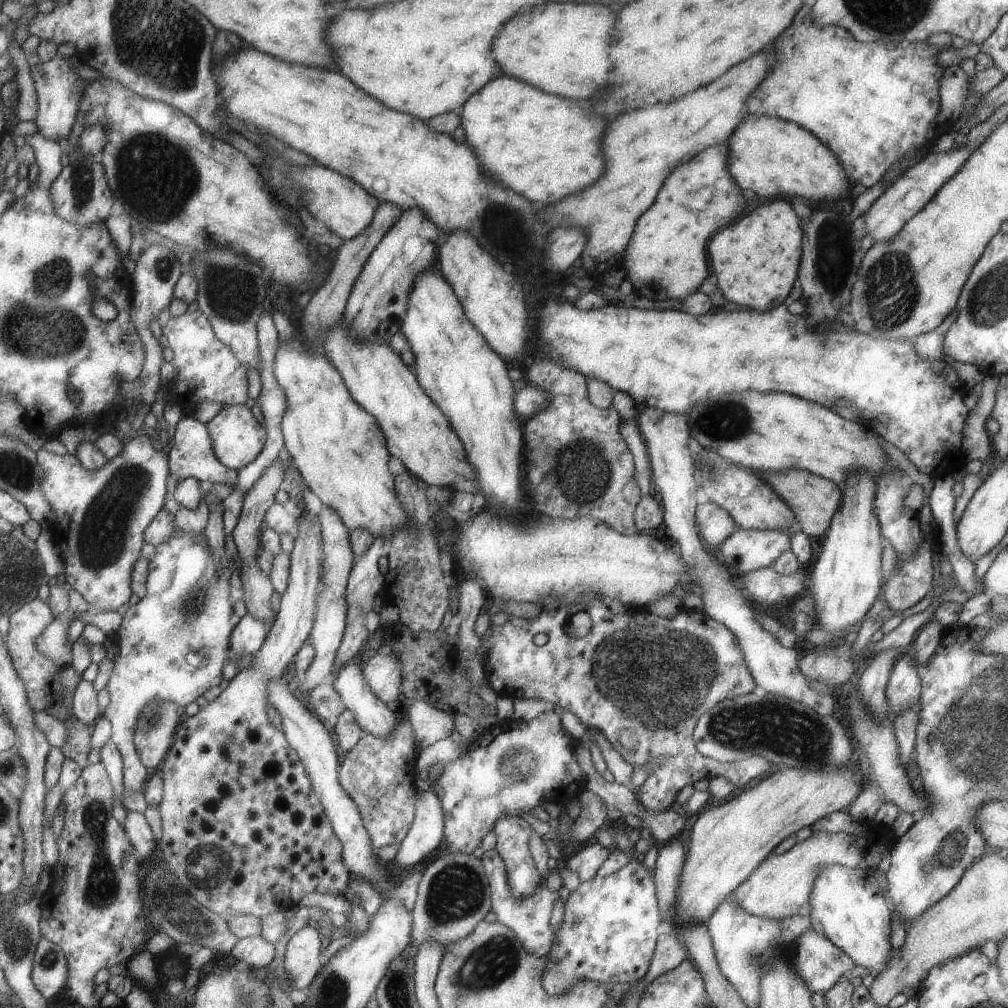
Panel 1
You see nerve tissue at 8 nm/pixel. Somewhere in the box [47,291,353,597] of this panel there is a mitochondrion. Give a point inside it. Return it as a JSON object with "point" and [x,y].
{"point":[107,528]}

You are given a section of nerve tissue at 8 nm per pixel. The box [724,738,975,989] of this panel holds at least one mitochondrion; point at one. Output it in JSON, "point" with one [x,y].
{"point":[948,851]}

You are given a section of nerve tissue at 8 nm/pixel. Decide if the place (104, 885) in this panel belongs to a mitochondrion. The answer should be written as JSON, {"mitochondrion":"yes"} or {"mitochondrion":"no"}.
{"mitochondrion":"yes"}

